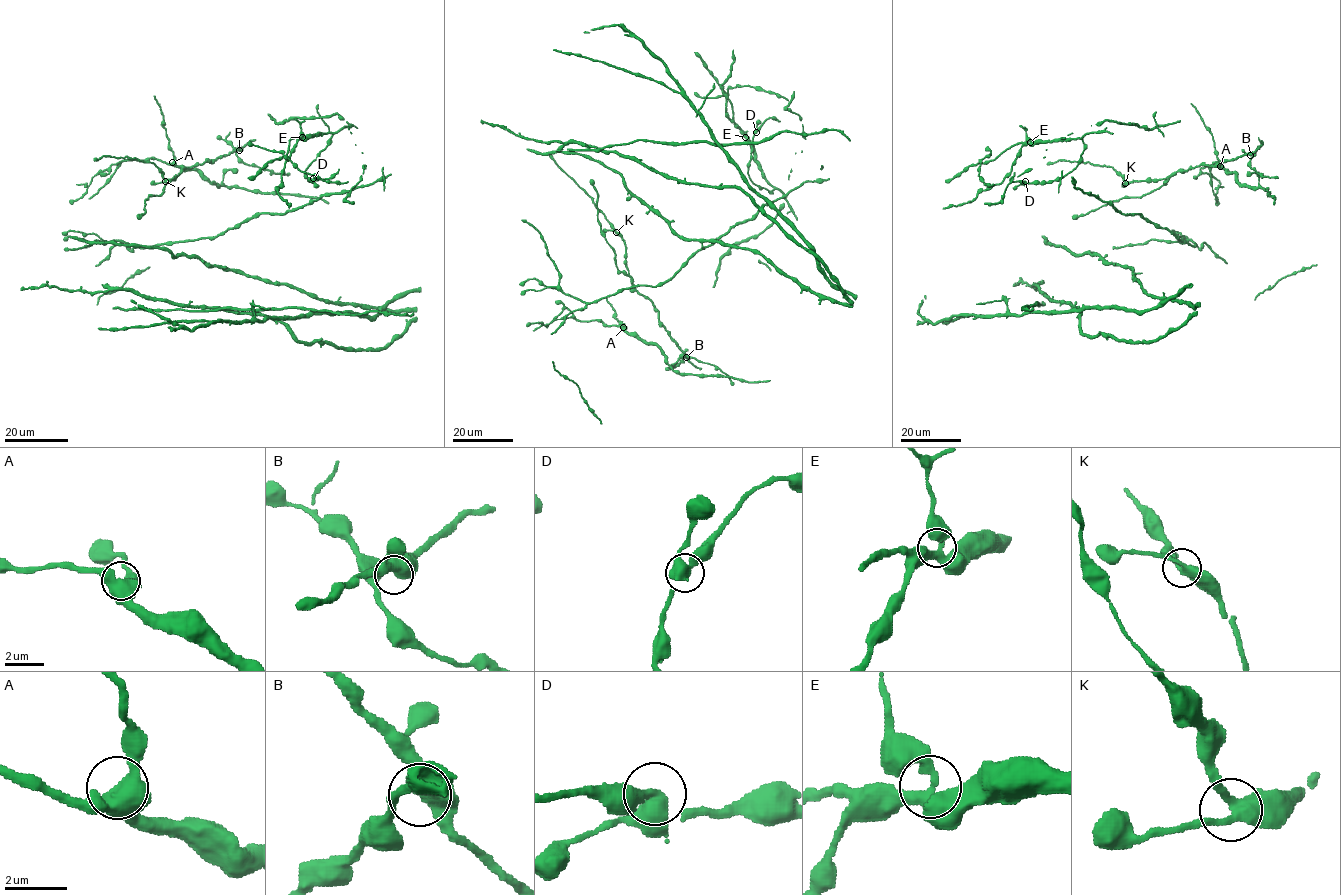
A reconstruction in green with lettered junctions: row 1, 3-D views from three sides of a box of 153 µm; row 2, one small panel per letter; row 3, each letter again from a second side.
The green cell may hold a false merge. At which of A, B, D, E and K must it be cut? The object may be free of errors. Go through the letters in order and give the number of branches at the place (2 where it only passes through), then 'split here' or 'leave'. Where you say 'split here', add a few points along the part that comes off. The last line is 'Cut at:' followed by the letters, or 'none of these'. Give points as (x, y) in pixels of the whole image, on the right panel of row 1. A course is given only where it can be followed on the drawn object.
A: 3 branches meet; leave
B: 3 branches meet; leave
D: 3 branches meet; split here; foreign part runs (1025, 181), (1011, 181), (1014, 172)
E: 3 branches meet; leave
K: 3 branches meet; leave
Cut at: D

